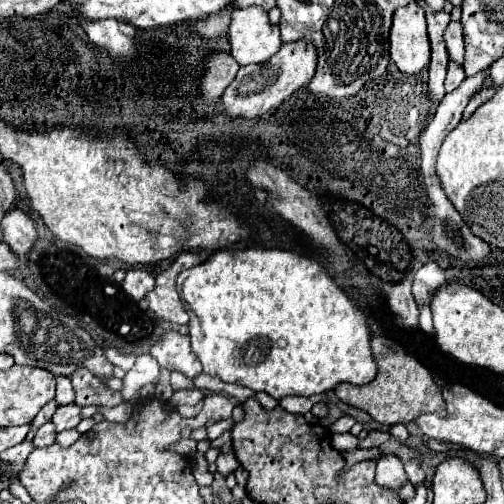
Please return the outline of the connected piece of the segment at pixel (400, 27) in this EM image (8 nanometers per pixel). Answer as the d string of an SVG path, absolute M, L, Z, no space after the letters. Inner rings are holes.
M416 1L394 11L390 27L390 57L406 75L416 75L430 63L426 17Z

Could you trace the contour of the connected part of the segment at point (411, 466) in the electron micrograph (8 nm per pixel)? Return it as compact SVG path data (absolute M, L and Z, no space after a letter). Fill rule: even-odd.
M412 459L412 461L408 461L404 469L406 469L406 475L408 475L408 479L410 479L410 483L412 483L414 487L420 487L420 485L424 485L424 481L426 481L426 475L424 475L424 469L420 467L420 461L418 461L418 459Z

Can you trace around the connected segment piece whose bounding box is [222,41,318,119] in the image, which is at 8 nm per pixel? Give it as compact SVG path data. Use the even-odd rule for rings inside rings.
M308 41L282 43L282 49L270 61L264 61L262 65L240 67L236 79L226 87L226 91L222 95L226 111L232 117L246 117L246 119L254 119L254 117L266 113L268 109L280 105L294 91L298 91L300 87L310 83L310 79L314 77L314 71L316 71L316 61L318 61L318 57L314 53L314 45L310 45Z

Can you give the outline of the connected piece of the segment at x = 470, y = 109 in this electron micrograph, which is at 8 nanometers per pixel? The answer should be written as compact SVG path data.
M490 85L490 87L482 87L478 93L474 93L474 97L470 99L470 103L466 105L466 109L464 109L464 119L468 119L482 103L486 103L492 95L496 93L496 89Z

